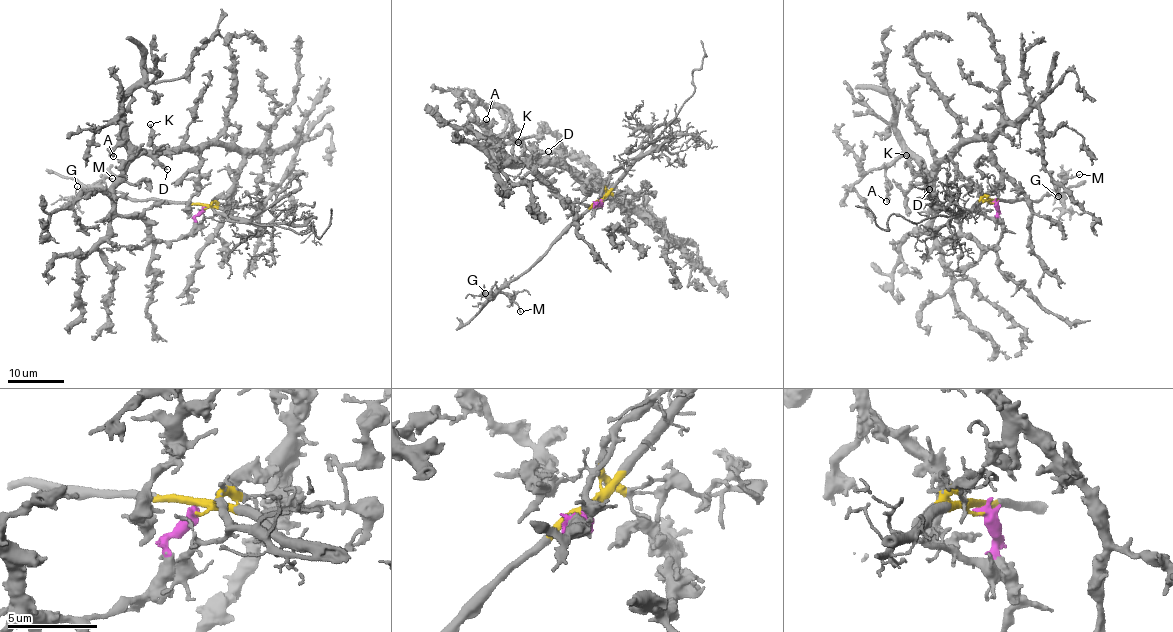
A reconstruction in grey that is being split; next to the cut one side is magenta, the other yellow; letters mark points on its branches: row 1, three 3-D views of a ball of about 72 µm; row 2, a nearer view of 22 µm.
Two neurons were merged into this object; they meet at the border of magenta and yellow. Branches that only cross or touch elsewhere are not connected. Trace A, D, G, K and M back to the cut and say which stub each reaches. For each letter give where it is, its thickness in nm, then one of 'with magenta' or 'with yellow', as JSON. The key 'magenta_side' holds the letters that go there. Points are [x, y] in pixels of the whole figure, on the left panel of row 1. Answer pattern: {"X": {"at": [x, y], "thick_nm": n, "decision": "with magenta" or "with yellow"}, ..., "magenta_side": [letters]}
{"A": {"at": [113, 156], "thick_nm": 200, "decision": "with magenta"}, "D": {"at": [167, 169], "thick_nm": 260, "decision": "with magenta"}, "G": {"at": [77, 186], "thick_nm": 130, "decision": "with yellow"}, "K": {"at": [150, 124], "thick_nm": 240, "decision": "with magenta"}, "M": {"at": [112, 178], "thick_nm": 130, "decision": "with yellow"}, "magenta_side": ["A", "D", "K"]}

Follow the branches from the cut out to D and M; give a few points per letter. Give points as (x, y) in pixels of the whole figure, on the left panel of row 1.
D: (204, 208), (195, 226), (171, 240), (153, 237), (140, 218), (116, 214), (113, 183), (138, 153), (168, 169)
M: (204, 208), (198, 204), (137, 201), (93, 184), (113, 178)

